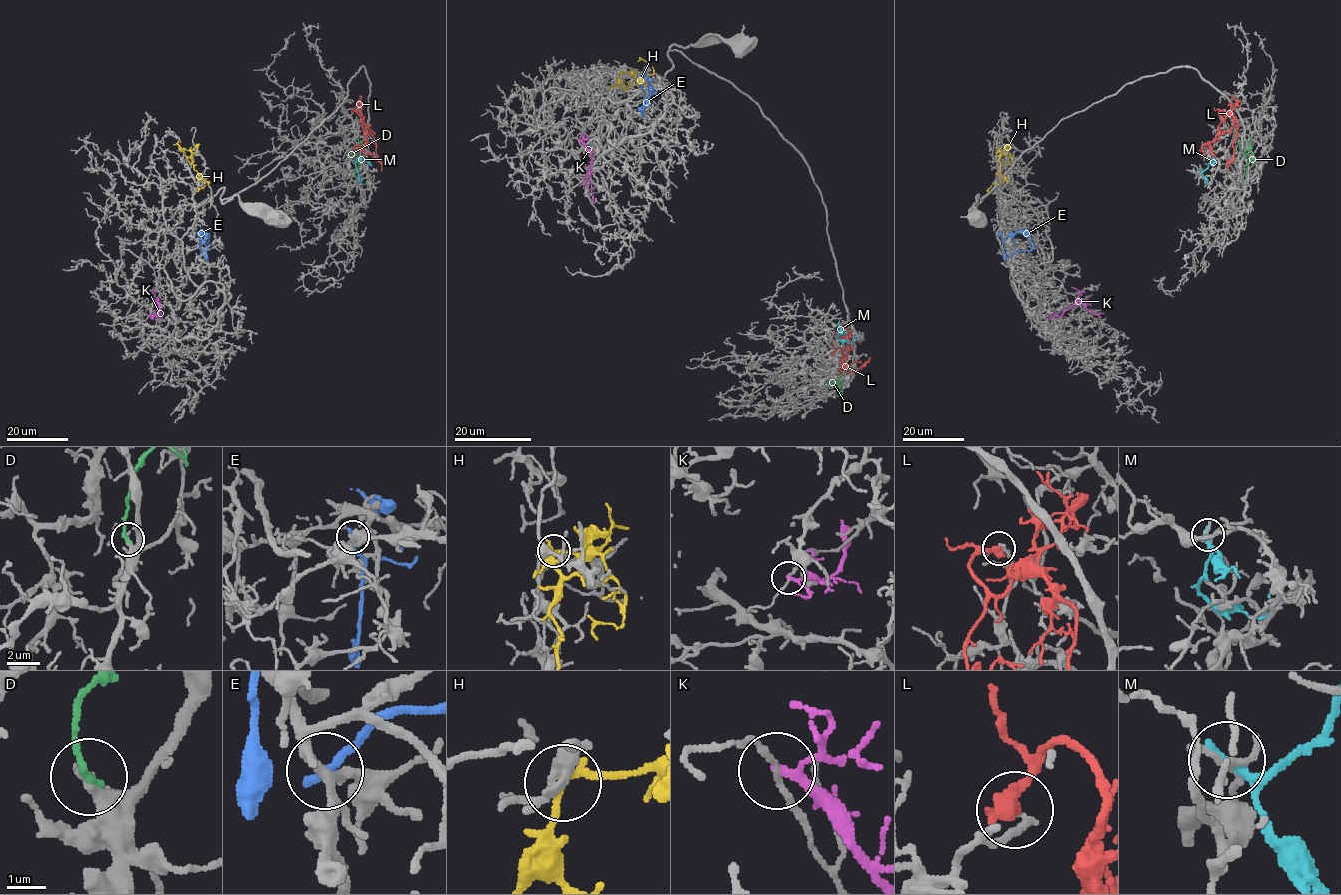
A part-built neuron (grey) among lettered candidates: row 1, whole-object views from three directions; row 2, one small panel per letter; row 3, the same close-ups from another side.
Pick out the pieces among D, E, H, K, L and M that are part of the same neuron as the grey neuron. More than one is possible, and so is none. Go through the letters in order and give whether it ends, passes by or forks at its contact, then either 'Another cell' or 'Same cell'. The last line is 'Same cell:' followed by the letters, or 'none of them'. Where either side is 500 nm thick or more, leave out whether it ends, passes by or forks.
D: It ends there. Another cell
E: It ends there. Another cell
H: It passes by. Another cell
K: It passes by. Another cell
L: It ends there. Another cell
M: It passes by. Another cell
Same cell: none of them

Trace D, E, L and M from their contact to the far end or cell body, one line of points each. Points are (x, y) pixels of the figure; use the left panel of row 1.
D: (356, 177), (357, 149), (352, 152), (354, 156), (362, 142)
E: (200, 256), (200, 237), (206, 233), (204, 240), (207, 259)
L: (353, 109), (360, 114), (376, 143), (376, 158), (382, 164), (382, 171)
M: (357, 170), (355, 162), (358, 160), (371, 163)

